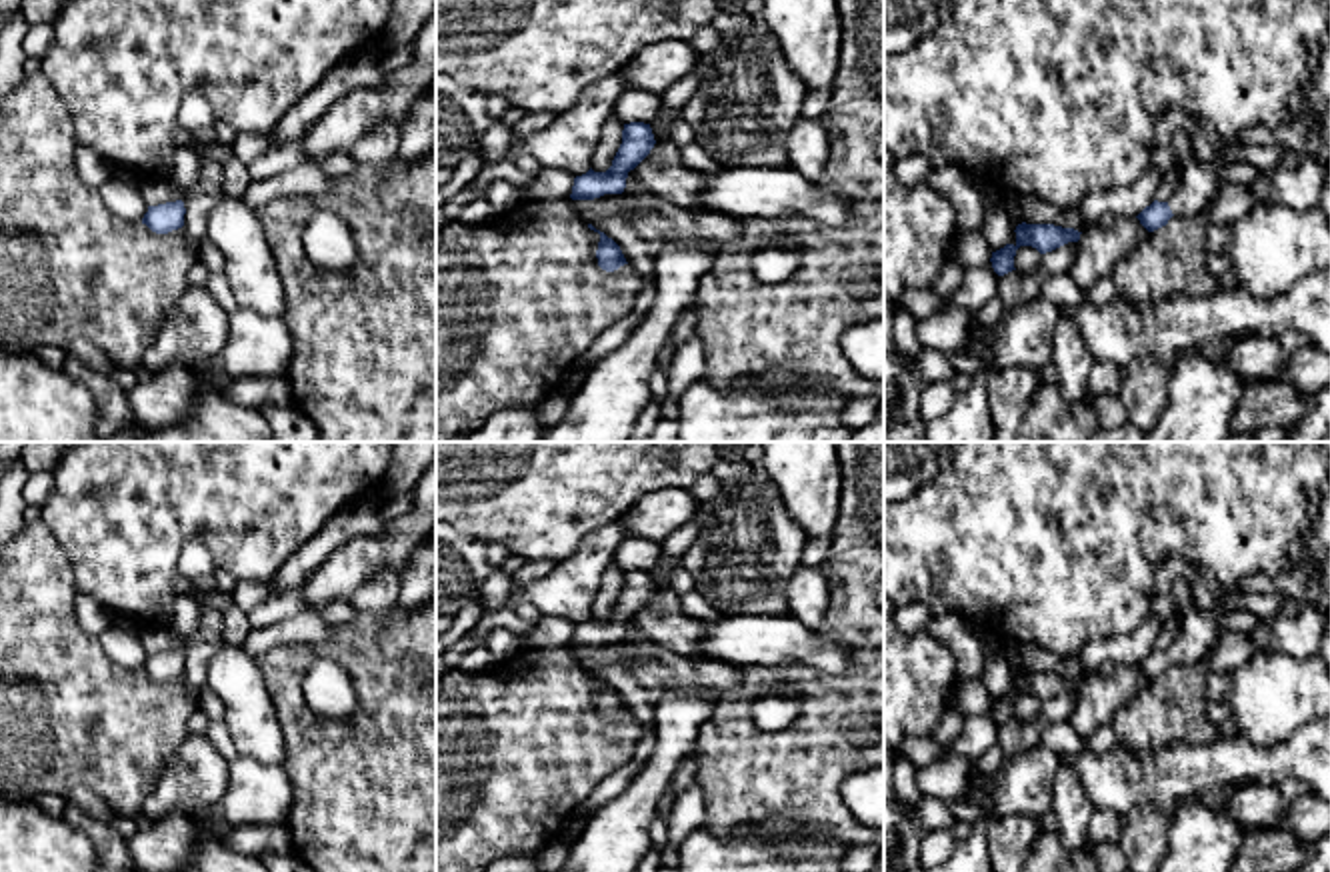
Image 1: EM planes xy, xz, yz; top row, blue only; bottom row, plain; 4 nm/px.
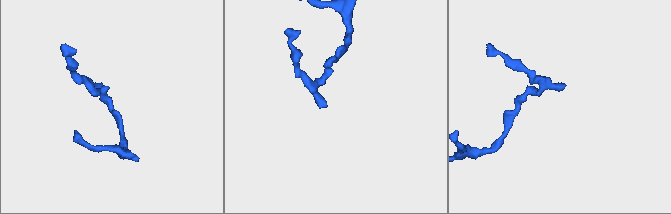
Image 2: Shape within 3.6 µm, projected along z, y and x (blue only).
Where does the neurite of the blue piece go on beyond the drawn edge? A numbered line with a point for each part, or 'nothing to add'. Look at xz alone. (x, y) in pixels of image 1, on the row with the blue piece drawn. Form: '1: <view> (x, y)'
nothing to add

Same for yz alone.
1: yz (1198, 182)

